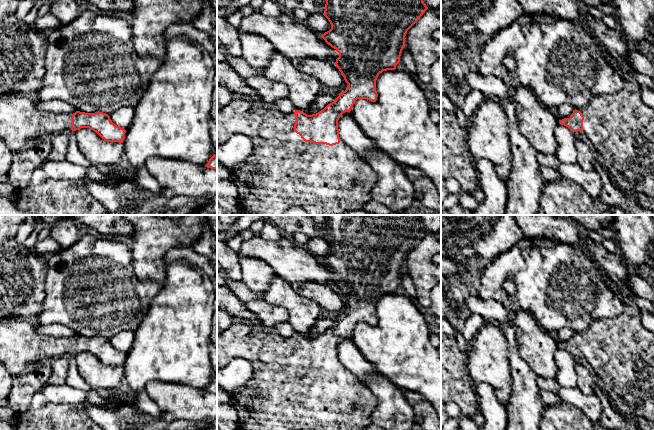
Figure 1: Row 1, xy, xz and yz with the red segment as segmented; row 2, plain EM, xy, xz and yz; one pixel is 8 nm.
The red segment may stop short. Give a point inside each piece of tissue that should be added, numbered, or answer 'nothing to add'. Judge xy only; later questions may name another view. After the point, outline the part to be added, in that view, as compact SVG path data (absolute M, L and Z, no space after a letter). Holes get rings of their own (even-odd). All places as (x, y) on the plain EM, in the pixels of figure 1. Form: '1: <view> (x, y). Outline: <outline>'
1: xy (21, 348). Outline: M24 318L0 320L0 363L13 378L38 367L43 359L71 354L73 338L40 335L36 326Z

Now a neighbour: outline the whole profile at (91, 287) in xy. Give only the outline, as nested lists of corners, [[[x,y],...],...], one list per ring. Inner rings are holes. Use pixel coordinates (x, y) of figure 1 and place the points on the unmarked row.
[[[86,234],[69,248],[61,249],[47,257],[43,308],[34,322],[38,325],[59,323],[80,336],[103,336],[110,339],[120,331],[137,330],[160,288],[159,283],[152,280],[141,281],[136,276],[131,251],[127,245]]]

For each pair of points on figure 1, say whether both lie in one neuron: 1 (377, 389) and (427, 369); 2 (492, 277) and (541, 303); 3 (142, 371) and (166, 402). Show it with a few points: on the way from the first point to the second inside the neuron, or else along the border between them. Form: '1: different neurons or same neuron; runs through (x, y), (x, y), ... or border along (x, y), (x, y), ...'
1: different neurons; border along (376, 371), (402, 390)
2: same neuron; runs through (505, 271), (513, 271), (532, 290)
3: different neurons; border along (173, 382), (150, 381), (145, 391)

